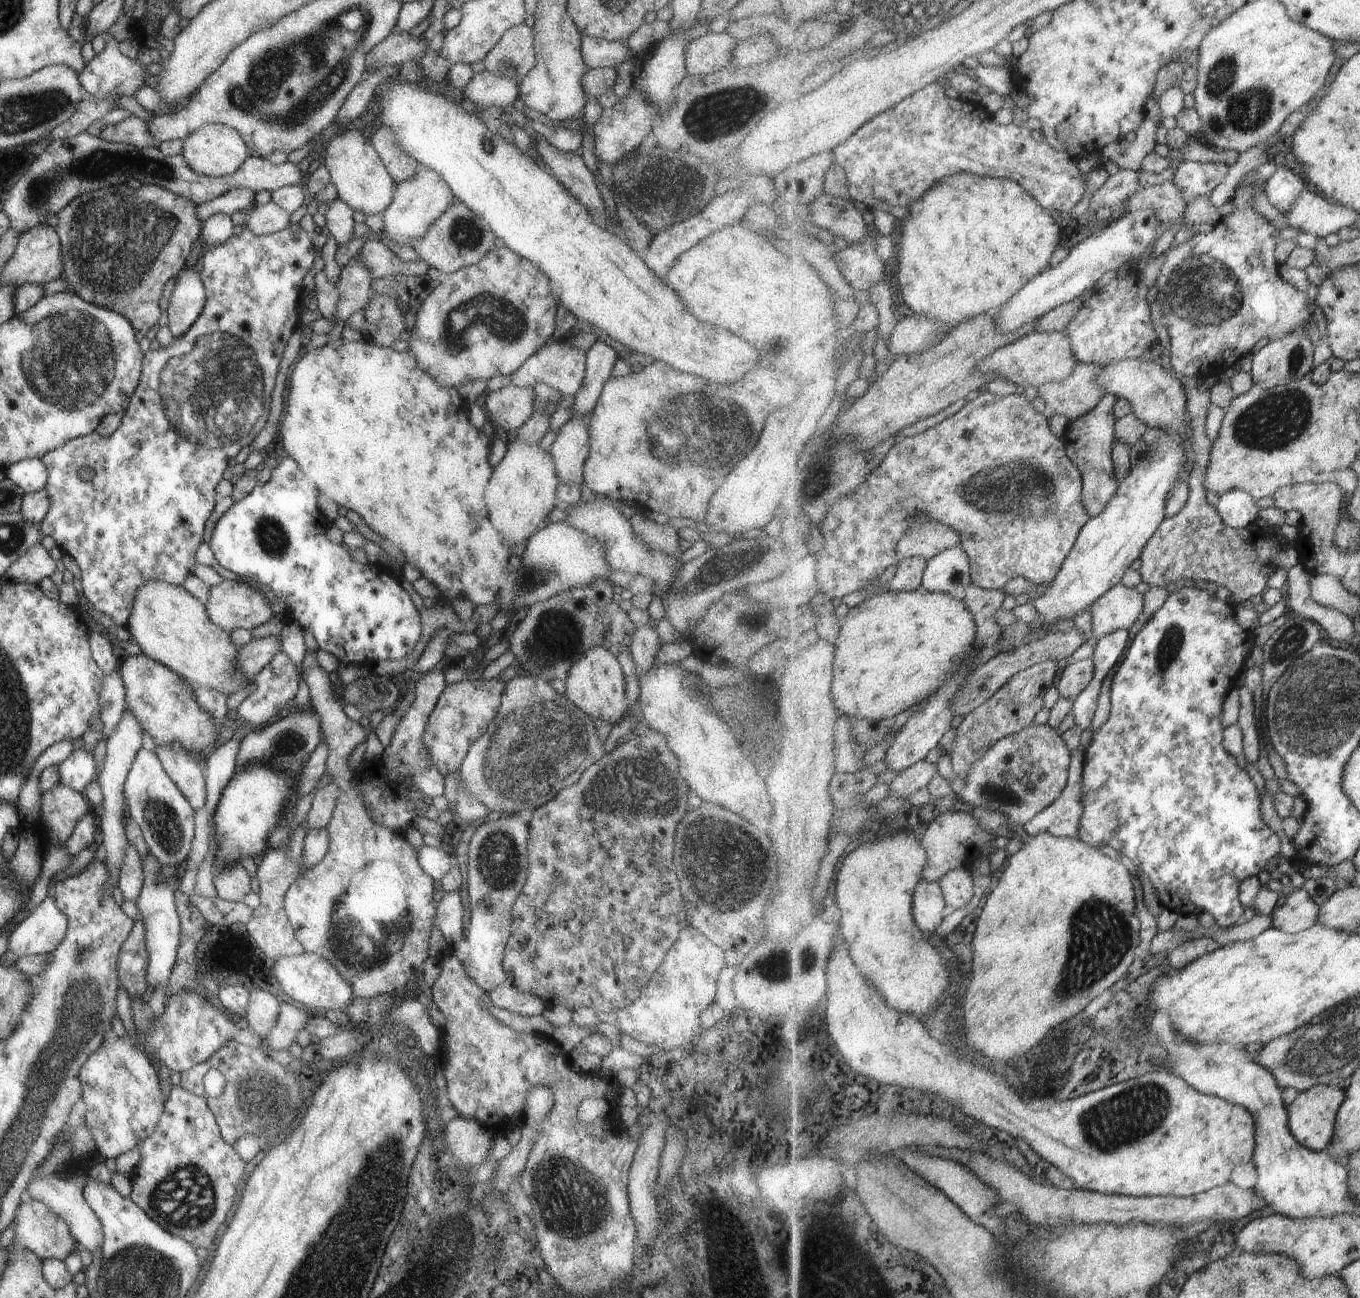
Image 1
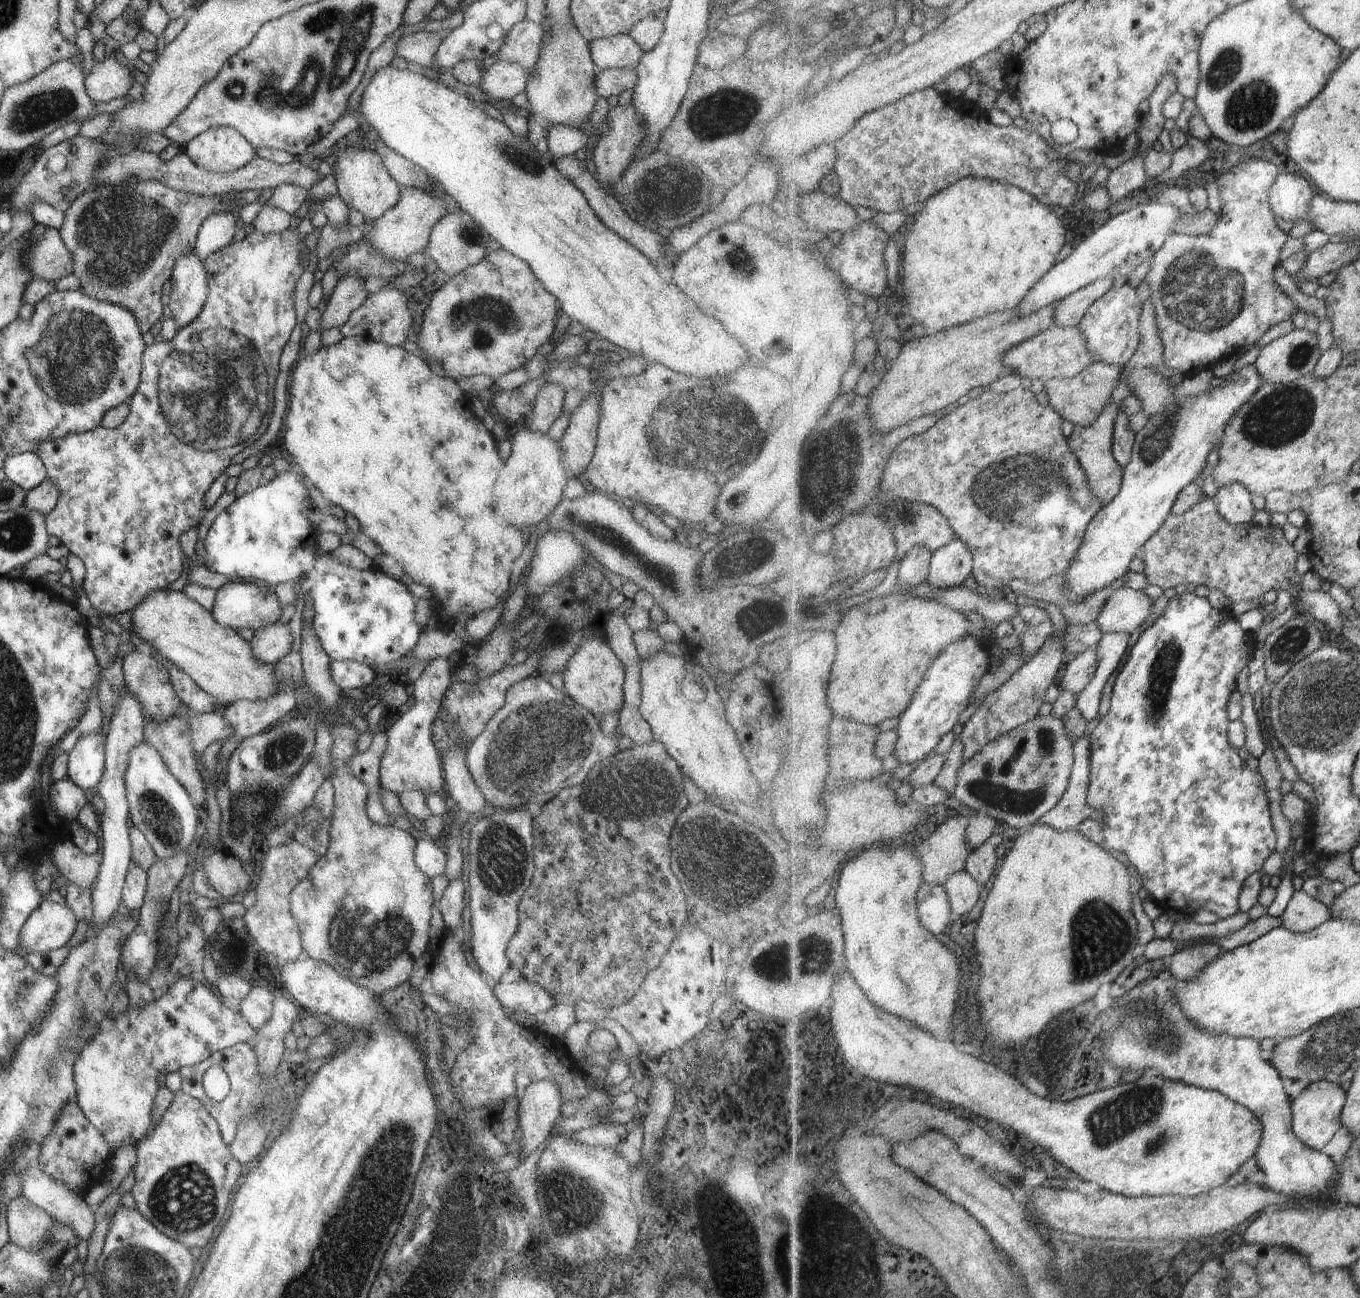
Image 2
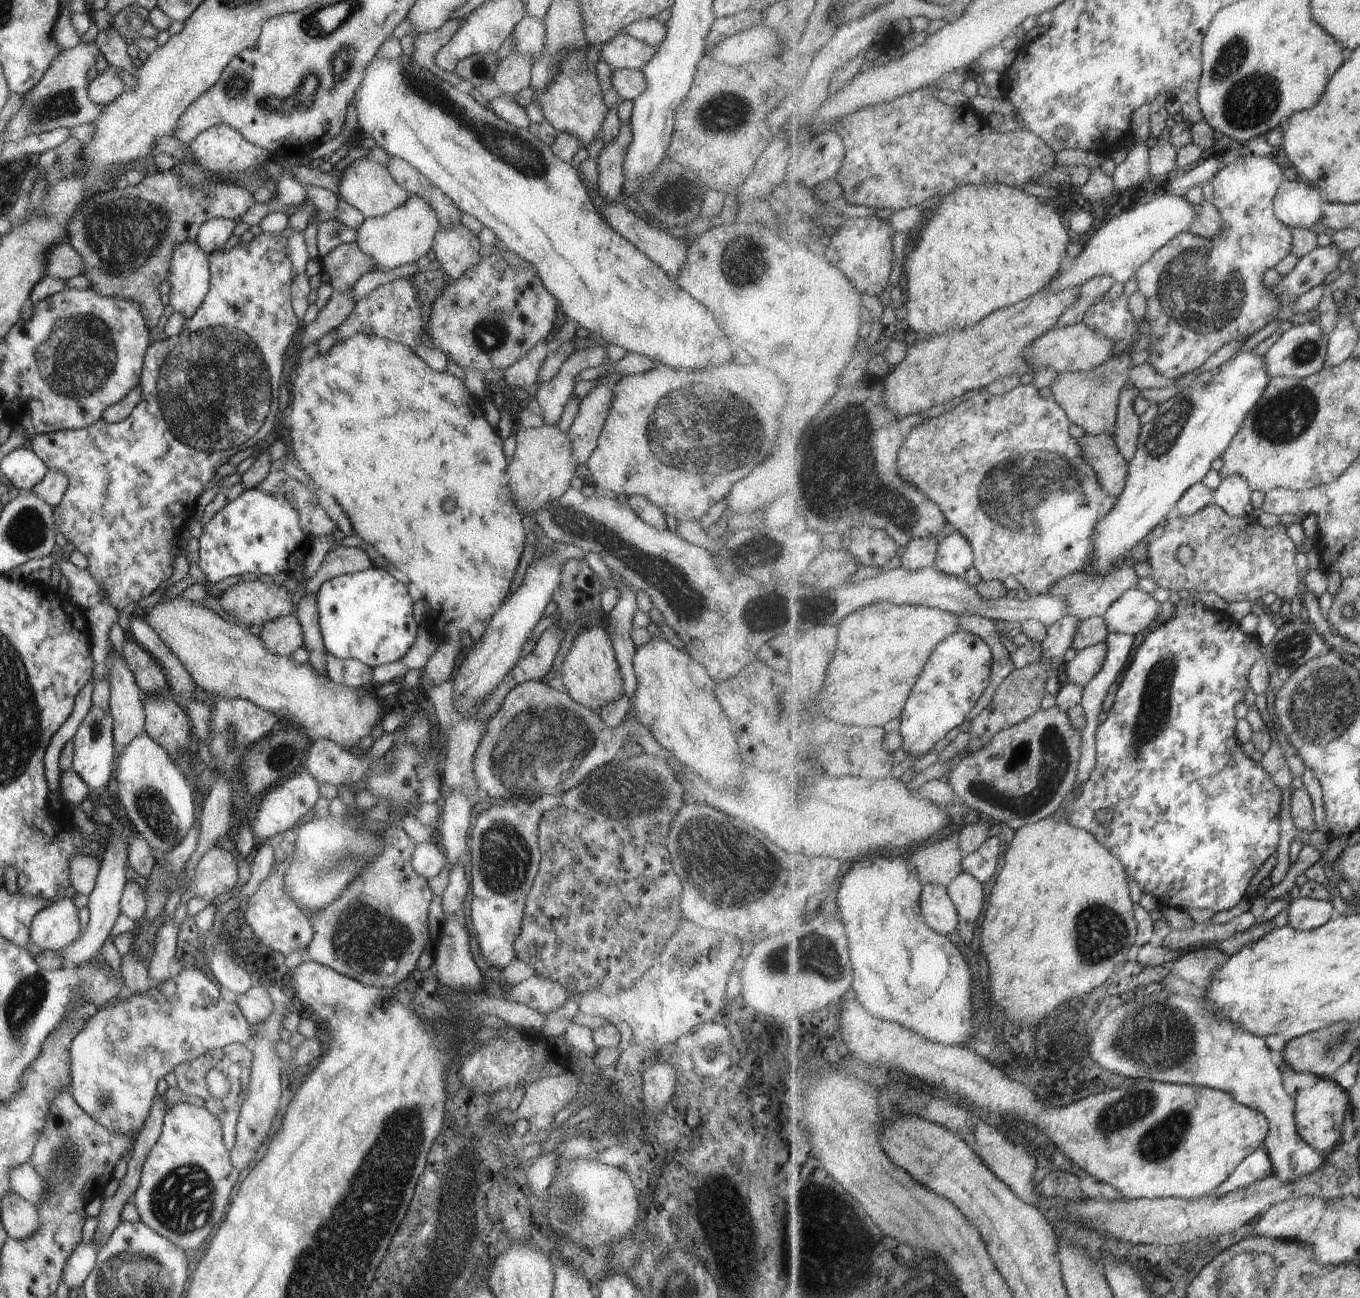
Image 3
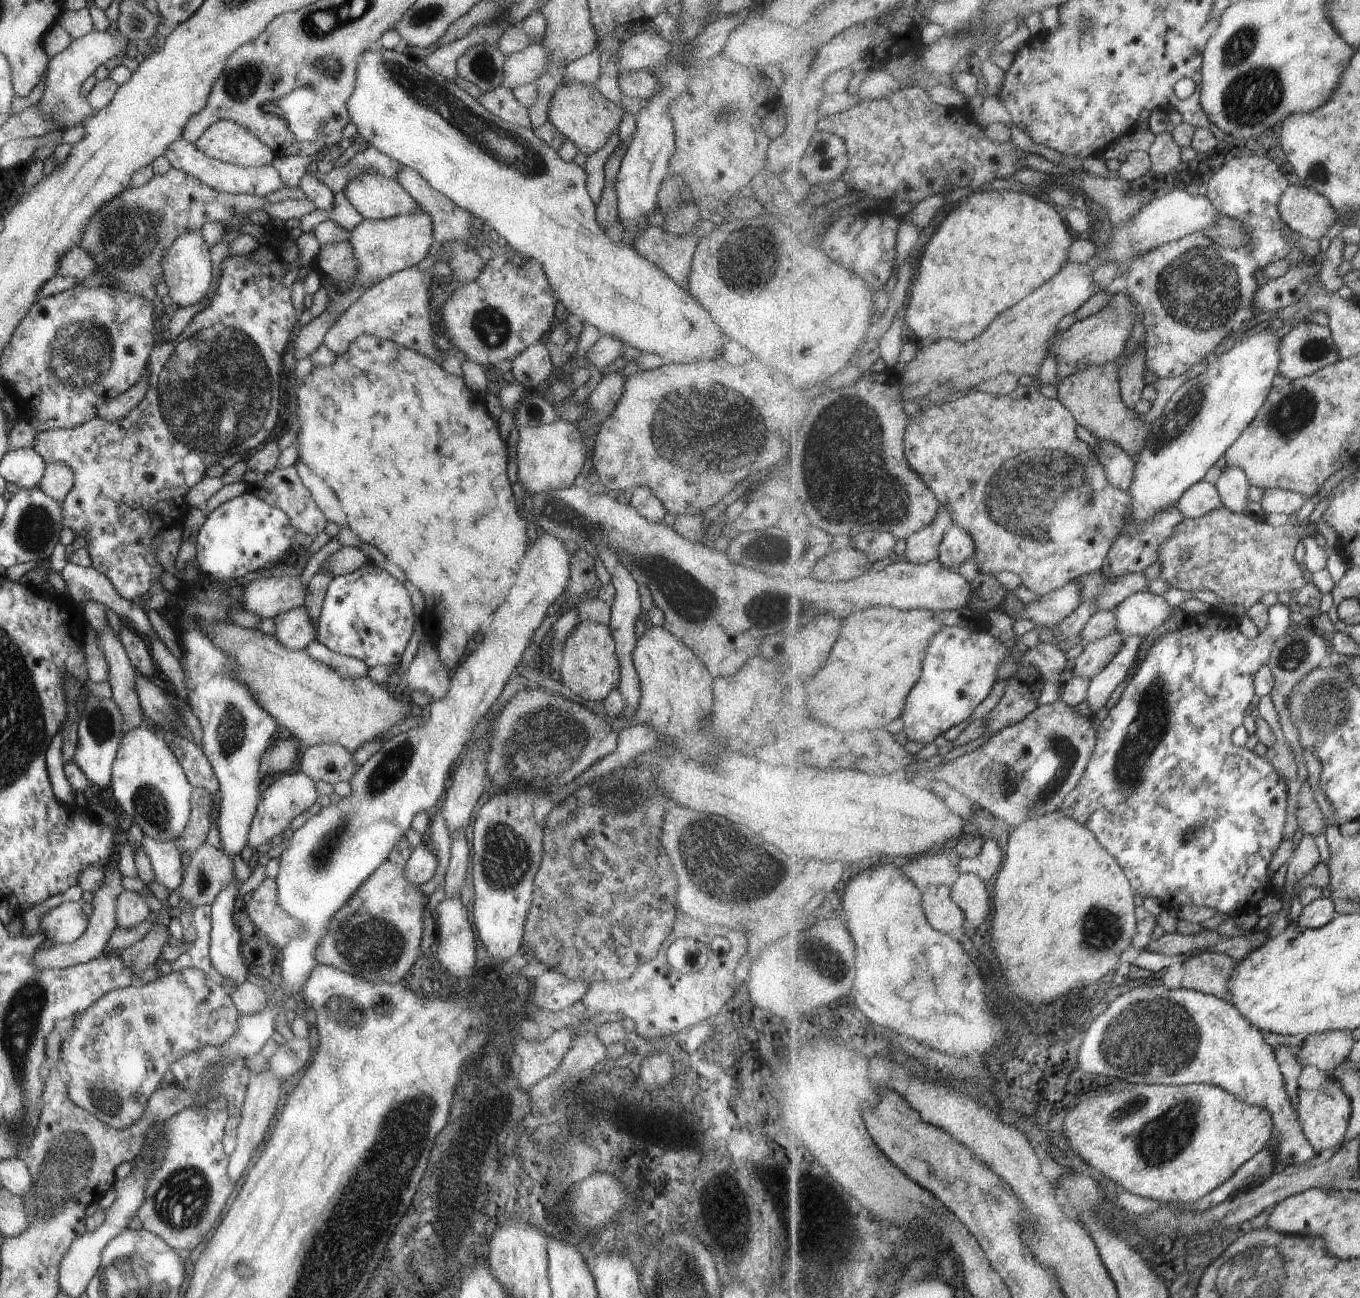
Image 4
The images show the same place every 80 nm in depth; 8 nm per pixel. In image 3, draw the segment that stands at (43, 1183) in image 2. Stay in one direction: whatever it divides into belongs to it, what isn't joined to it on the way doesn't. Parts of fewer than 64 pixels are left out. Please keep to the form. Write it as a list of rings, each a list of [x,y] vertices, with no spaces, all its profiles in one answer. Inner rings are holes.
[[[29,1162],[11,1167],[9,1176],[11,1192],[39,1208],[43,1207],[43,1198],[46,1196],[44,1184]]]

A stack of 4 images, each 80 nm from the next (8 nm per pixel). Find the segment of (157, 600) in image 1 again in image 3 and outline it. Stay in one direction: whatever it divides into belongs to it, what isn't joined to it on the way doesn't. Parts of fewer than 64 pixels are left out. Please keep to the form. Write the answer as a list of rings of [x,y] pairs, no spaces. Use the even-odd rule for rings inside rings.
[[[177,596],[163,599],[142,615],[148,625],[157,633],[167,648],[179,659],[196,686],[213,697],[222,699],[245,699],[258,707],[274,712],[279,718],[287,718],[291,725],[299,727],[308,736],[309,743],[317,739],[329,739],[341,748],[349,750],[367,734],[379,732],[383,715],[380,713],[381,699],[375,698],[373,686],[348,687],[334,683],[330,677],[319,675],[307,663],[300,666],[291,661],[291,656],[277,656],[267,652],[258,636],[247,632],[235,622],[223,620],[211,609],[199,603]]]

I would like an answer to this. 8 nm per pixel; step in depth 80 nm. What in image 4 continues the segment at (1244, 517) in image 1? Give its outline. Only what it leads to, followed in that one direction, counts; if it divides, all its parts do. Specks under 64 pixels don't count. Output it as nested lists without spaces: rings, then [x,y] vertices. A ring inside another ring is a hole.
[[[1225,467],[1215,483],[1224,506],[1234,513],[1248,510],[1250,480],[1242,468]]]

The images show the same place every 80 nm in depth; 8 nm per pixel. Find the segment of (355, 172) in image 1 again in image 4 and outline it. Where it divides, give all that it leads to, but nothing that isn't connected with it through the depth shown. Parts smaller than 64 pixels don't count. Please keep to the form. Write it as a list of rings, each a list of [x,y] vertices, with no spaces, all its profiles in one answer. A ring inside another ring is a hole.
[[[359,173],[345,183],[342,191],[364,219],[387,219],[412,213],[418,207],[395,179],[382,174]]]

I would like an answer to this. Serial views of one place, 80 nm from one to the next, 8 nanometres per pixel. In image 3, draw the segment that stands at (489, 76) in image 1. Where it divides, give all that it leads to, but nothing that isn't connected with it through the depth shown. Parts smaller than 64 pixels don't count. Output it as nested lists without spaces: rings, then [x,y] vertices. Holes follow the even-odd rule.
[[[521,53],[507,55],[496,64],[492,80],[505,96],[512,96],[521,89],[530,86],[530,68],[535,57]]]

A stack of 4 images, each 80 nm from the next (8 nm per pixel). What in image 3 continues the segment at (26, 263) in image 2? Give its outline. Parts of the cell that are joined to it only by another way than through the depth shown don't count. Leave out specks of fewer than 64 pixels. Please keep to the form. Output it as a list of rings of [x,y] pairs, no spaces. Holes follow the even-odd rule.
[[[65,241],[48,248],[44,264],[44,276],[62,281],[82,274],[83,261],[77,252]]]

